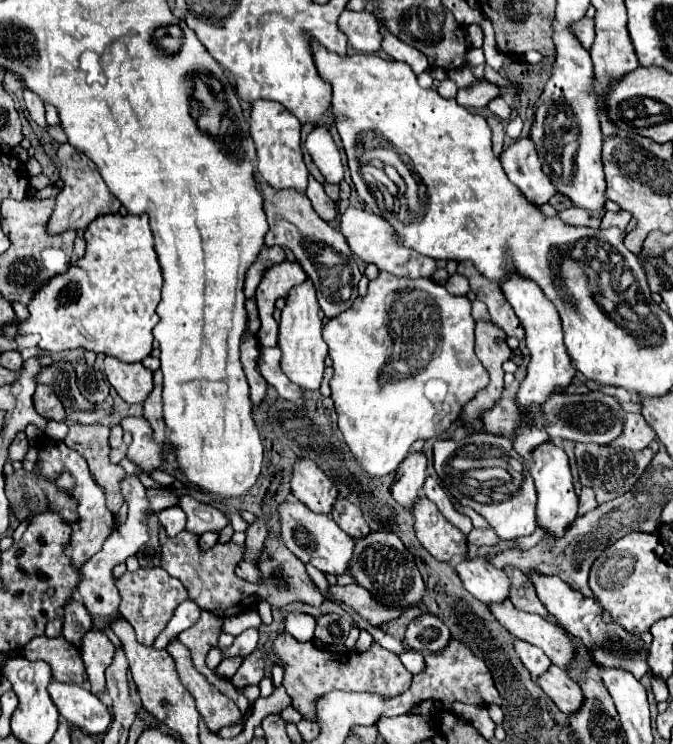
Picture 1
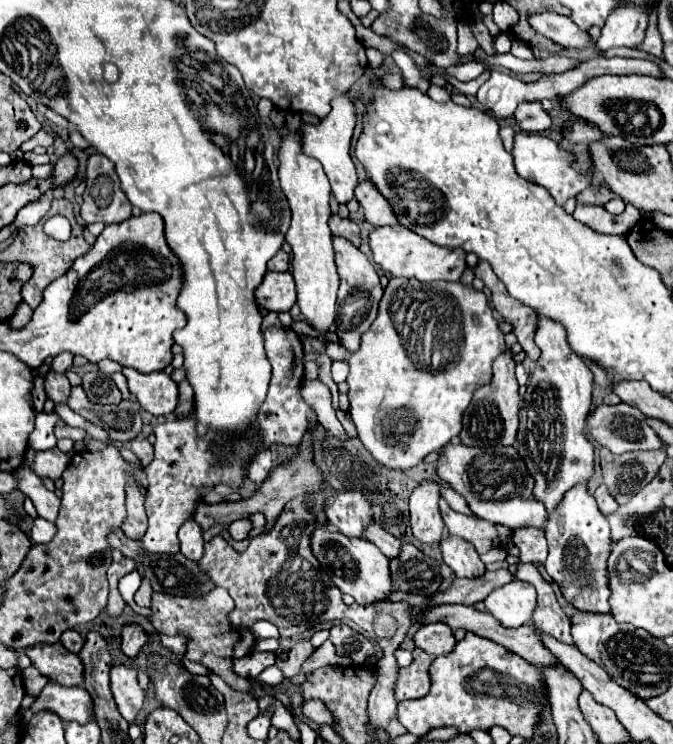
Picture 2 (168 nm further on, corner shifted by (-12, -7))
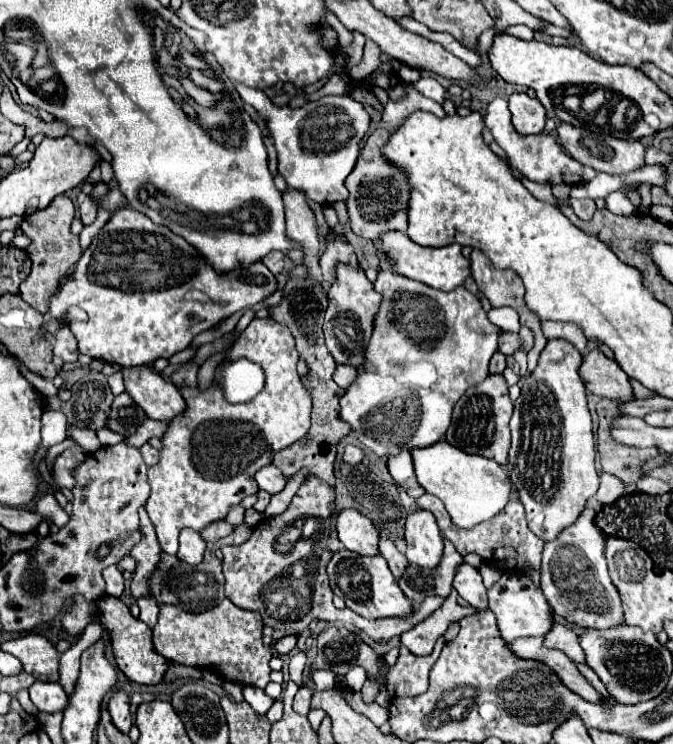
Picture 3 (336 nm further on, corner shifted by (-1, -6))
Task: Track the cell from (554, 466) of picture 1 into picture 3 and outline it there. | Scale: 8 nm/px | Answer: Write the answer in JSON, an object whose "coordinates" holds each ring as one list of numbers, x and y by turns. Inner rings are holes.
{"coordinates":[[585,507,577,521,561,531,553,541,543,547,541,563,541,589,551,605,551,609,565,621,573,621,581,627,605,629,623,623,621,619,621,599,613,587,605,563,605,535,595,525,595,511]]}

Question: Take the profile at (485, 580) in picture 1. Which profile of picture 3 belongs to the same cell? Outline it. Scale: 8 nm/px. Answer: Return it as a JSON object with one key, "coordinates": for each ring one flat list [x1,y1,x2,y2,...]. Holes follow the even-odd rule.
{"coordinates":[[503,573,501,579,487,591,489,597,489,611,497,617,499,633,505,641,513,641,517,637,543,637,551,627,551,615,549,615,549,603,539,587,531,583,527,575,521,573]]}

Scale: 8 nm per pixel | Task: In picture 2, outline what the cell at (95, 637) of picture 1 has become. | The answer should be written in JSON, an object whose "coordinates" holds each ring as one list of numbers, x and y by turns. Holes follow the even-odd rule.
{"coordinates":[[114,666,110,670,112,694,120,714,134,724,138,712,144,706,144,690,138,686,138,674,132,666]]}

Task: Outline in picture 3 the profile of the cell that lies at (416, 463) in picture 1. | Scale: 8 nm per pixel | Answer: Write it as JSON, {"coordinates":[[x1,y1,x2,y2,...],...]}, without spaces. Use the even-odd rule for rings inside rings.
{"coordinates":[[417,507,405,523,407,559,419,567,435,567,443,555,443,537,433,513]]}

